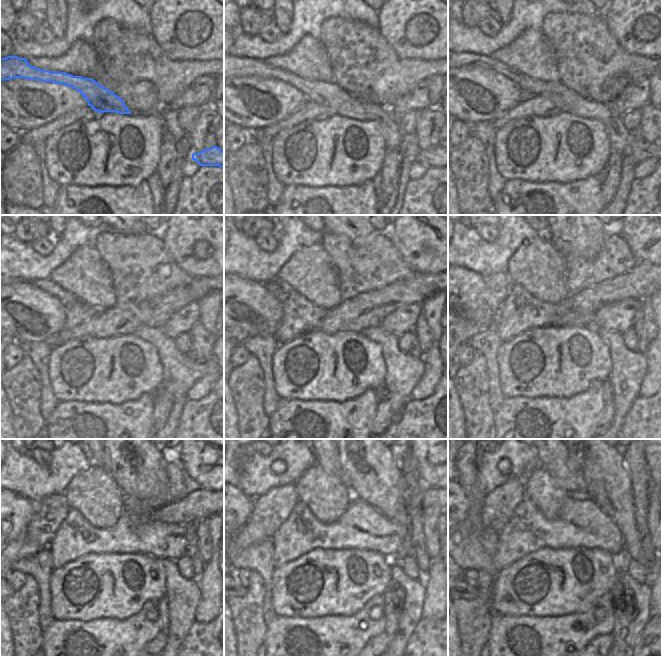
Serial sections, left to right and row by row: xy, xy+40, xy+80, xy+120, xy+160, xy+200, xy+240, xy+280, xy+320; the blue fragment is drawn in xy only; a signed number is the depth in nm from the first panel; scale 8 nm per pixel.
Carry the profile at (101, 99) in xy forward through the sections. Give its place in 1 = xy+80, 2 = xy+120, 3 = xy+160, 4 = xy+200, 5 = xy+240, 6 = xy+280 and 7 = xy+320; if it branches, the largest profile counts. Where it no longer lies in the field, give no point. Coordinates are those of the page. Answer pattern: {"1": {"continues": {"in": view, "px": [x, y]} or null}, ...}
{"1": {"continues": {"in": "xy+80", "px": [621, 141]}}, "2": {"continues": {"in": "xy+120", "px": [179, 373]}}, "3": {"continues": {"in": "xy+160", "px": [401, 367]}}, "4": {"continues": {"in": "xy+200", "px": [627, 366]}}, "5": {"continues": {"in": "xy+240", "px": [180, 592]}}, "6": {"continues": {"in": "xy+280", "px": [413, 590]}}, "7": {"continues": {"in": "xy+320", "px": [639, 591]}}}

